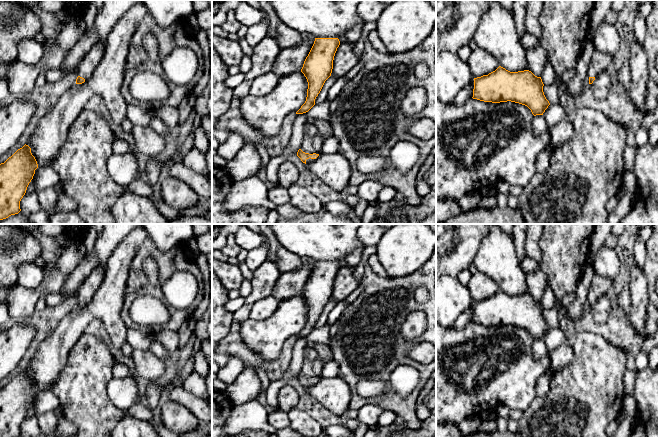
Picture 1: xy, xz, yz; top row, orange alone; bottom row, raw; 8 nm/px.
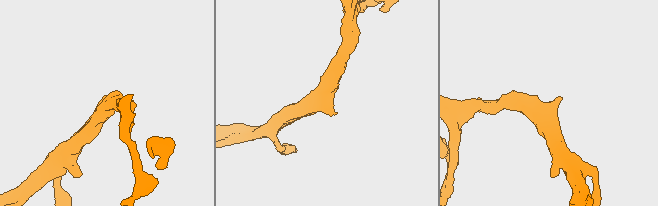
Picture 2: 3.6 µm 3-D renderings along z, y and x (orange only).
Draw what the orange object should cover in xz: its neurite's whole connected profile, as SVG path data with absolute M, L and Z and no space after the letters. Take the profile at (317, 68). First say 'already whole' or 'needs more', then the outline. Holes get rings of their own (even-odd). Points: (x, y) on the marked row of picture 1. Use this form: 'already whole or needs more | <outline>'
already whole | M315 38L301 69L308 82L306 101L296 114L306 113L315 105L316 97L331 76L334 56L339 45L338 38Z

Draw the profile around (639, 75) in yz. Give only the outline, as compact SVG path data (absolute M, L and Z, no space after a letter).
M633 37L630 49L629 96L643 116L648 114L645 106L646 86L649 80L648 59L644 45L639 45Z

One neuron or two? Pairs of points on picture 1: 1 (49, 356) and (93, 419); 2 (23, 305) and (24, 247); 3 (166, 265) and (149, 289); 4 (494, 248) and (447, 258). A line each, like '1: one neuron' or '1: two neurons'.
1: two neurons
2: two neurons
3: one neuron
4: two neurons

